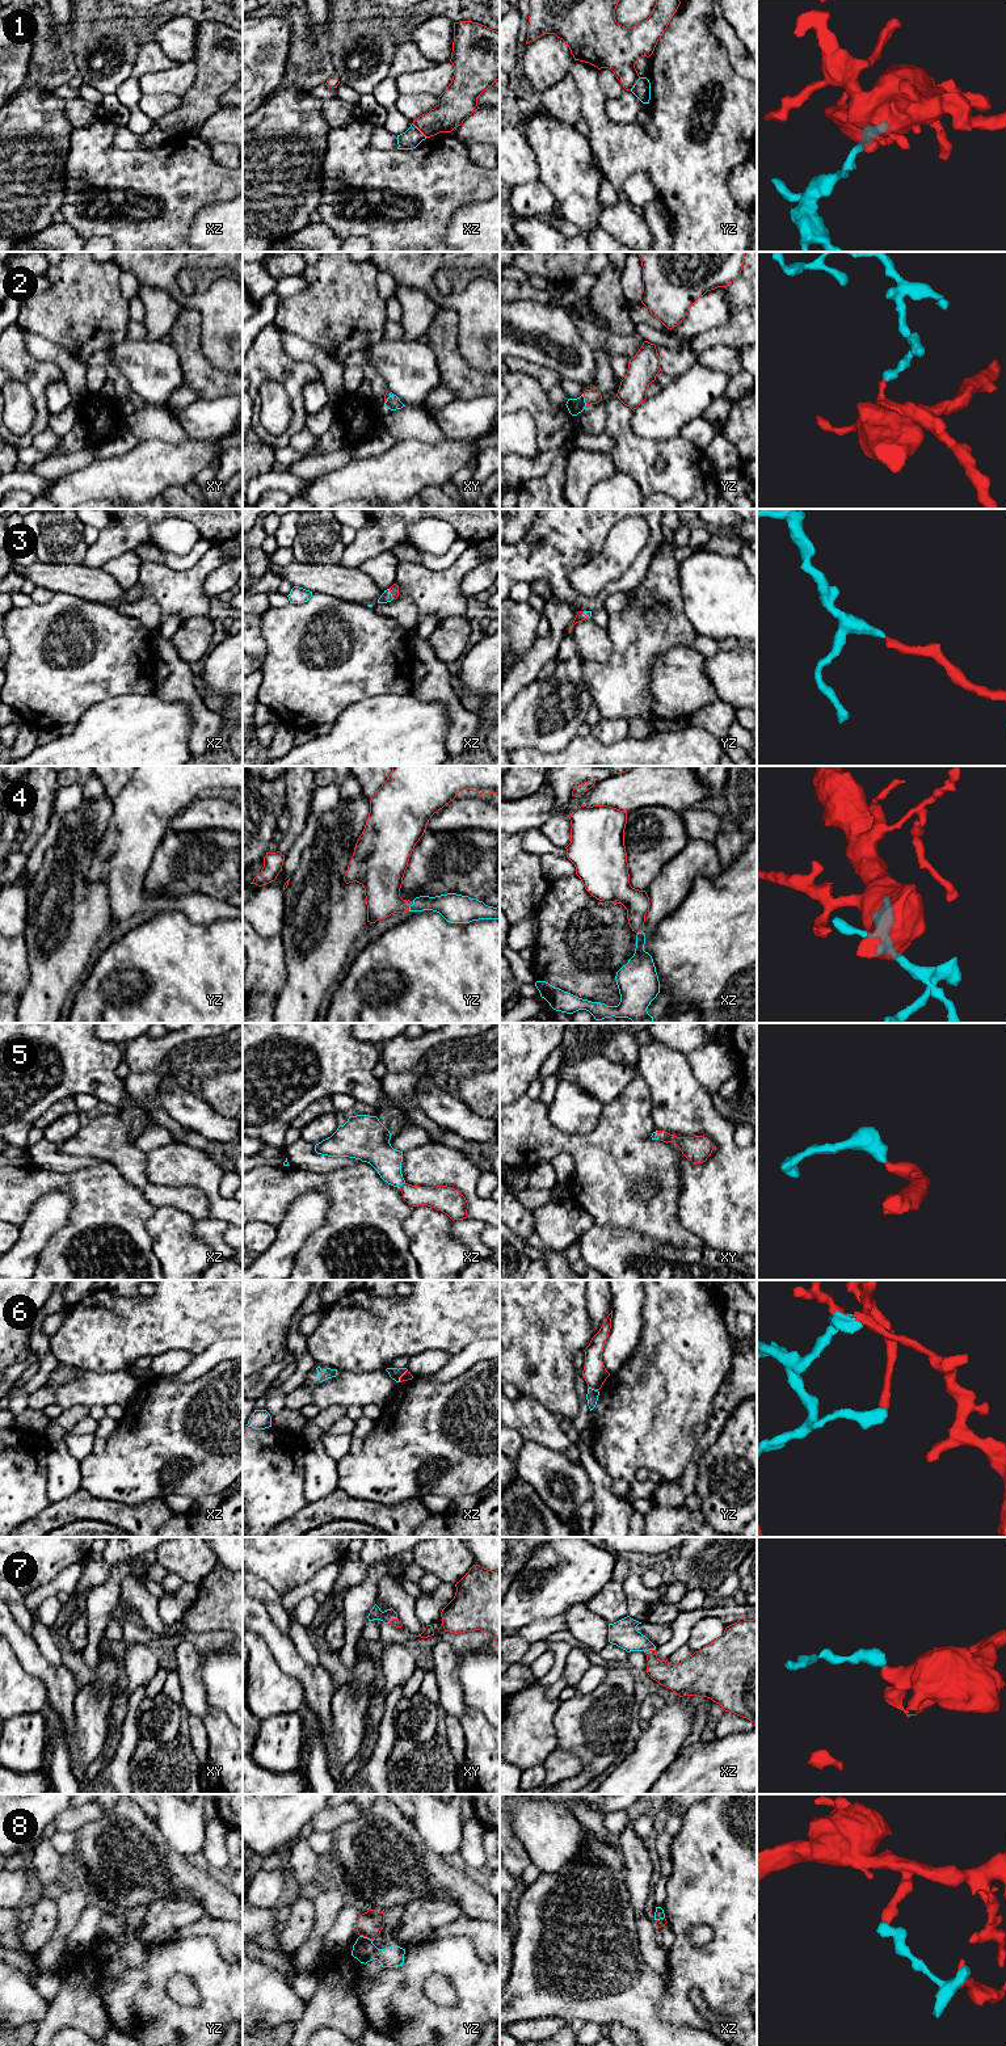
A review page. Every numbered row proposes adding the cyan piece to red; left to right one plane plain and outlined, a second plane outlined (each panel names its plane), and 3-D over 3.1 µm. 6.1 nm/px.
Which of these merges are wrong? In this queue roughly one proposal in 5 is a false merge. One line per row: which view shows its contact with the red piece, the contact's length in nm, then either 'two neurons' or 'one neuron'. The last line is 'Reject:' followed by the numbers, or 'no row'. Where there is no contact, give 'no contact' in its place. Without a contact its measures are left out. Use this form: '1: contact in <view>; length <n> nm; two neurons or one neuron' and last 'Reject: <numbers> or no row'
1: contact in xz; length 130 nm; two neurons
2: contact in yz; length 80 nm; one neuron
3: contact in xz; length 70 nm; one neuron
4: contact in yz; length 70 nm; one neuron
5: contact in xz; length 50 nm; one neuron
6: contact in yz; length 70 nm; two neurons
7: contact in xz; length 70 nm; one neuron
8: contact in yz; length 90 nm; two neurons
Reject: 1, 6, 8

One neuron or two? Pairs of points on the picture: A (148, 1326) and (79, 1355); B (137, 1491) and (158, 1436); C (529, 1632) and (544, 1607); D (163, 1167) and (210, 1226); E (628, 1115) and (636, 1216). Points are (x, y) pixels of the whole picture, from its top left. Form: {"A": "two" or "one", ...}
{"A": "one", "B": "one", "C": "two", "D": "two", "E": "one"}

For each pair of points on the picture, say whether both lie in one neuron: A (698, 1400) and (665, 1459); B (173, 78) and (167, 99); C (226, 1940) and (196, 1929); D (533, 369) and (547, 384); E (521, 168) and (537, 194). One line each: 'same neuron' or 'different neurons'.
A: same neuron
B: different neurons
C: same neuron
D: same neuron
E: different neurons

